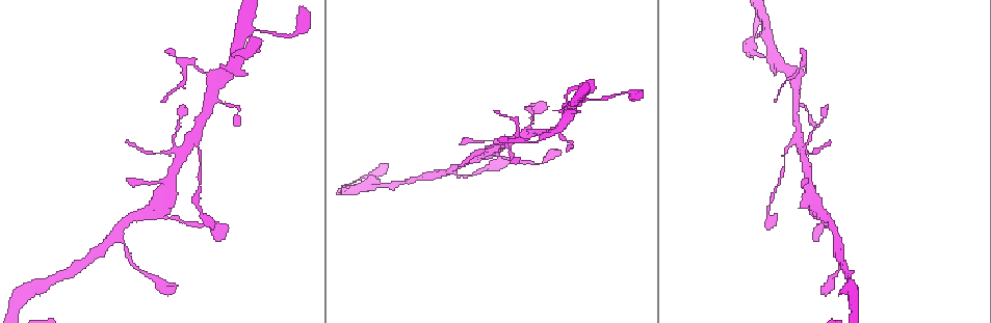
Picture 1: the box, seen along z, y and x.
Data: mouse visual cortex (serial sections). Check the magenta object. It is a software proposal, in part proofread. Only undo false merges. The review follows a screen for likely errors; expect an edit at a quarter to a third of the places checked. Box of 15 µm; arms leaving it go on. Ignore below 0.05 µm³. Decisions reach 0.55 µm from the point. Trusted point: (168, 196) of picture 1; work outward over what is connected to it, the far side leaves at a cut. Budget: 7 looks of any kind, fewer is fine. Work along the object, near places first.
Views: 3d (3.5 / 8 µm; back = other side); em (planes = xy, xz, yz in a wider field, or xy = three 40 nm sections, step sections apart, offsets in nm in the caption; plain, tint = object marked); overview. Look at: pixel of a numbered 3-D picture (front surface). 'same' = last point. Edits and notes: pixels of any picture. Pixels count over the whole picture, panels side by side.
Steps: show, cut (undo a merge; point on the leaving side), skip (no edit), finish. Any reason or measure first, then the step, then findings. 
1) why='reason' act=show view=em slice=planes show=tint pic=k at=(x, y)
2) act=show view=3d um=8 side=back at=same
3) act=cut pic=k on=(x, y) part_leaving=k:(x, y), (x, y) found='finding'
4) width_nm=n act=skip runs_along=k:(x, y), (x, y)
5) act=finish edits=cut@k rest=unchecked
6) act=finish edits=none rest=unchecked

why='sharp bend' act=show view=3d um=3.5 pic=1 at=(168, 218)

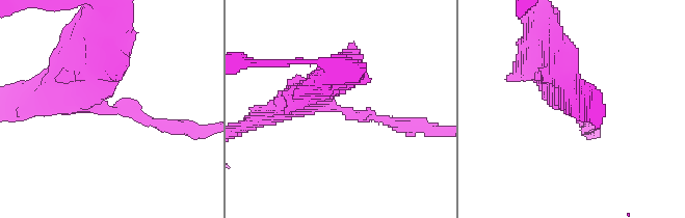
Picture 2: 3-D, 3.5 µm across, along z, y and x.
act=show view=em slice=xy step=2 show=tint pic=2 at=(332, 109)

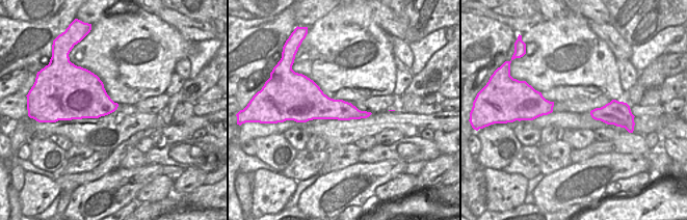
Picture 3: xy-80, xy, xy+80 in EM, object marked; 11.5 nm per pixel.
act=show view=em slice=xy step=1 show=tint at=same

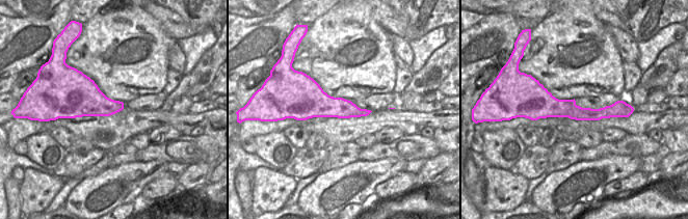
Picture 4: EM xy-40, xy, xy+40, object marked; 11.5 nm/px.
arm_widths_nm=150,500 act=skip runs_along=2:(104, 62), (88, 100), (162, 126) found='one cell here'

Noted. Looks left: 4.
why='thick turns thin' act=show view=3d um=3.5 side=back pic=1 at=(786, 150)

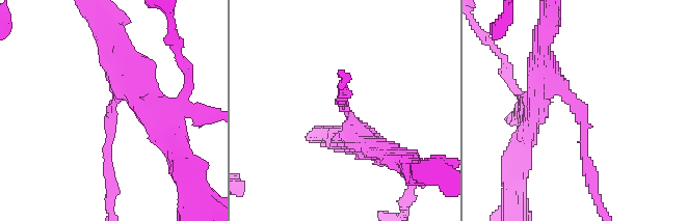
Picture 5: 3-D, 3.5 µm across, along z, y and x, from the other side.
act=show view=em slice=xy step=3 show=tint pic=5 at=(574, 109)

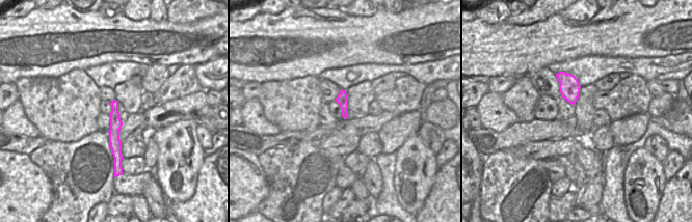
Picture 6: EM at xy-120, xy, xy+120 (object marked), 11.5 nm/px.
arm_widths_nm=100,450 act=skip runs_along=5:(540, 84), (576, 104), (588, 173) found='continuous, no second cell'

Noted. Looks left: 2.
why='a narrow waist' act=show view=3d um=3.5 pic=1 at=(204, 72)

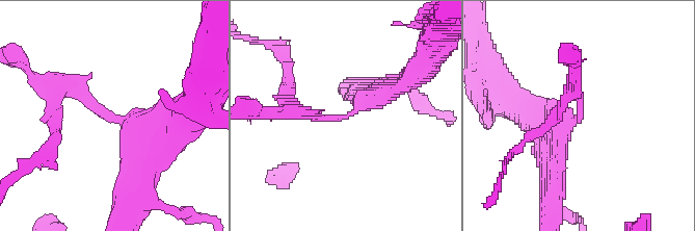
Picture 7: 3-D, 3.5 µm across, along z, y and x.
arm_widths_nm=200,300 act=show view=em slice=xy step=2 show=tint pic=7 at=(107, 117)

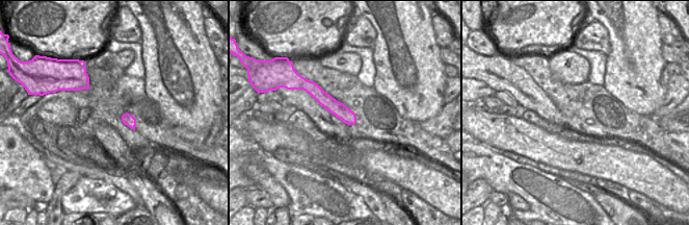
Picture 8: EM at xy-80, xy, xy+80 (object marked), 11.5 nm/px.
act=cut pic=7 on=(83, 97) found='two cells meet here'

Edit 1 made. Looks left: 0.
act=finish edits=cut@7 rest=unchecked

